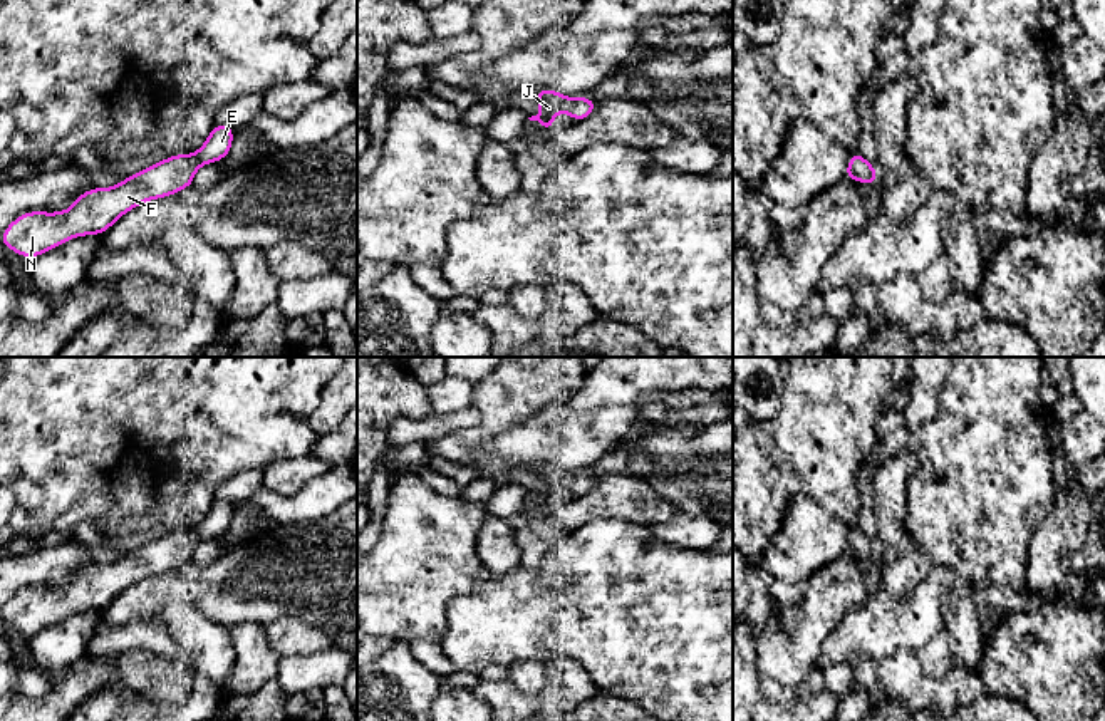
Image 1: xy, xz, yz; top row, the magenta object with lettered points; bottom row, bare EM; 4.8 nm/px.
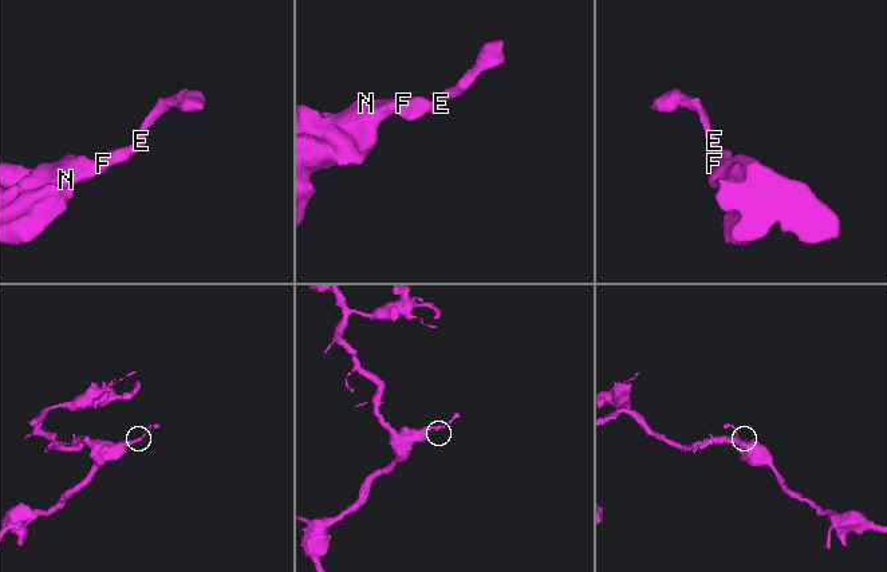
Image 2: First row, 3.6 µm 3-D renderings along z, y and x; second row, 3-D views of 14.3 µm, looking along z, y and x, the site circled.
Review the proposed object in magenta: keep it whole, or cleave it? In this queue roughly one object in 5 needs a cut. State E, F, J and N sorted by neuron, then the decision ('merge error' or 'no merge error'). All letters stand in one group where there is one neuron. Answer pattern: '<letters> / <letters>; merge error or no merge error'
E F J N; no merge error

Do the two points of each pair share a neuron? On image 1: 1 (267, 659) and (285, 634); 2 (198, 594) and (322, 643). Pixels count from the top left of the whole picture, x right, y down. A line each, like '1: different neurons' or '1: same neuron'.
1: different neurons
2: different neurons

